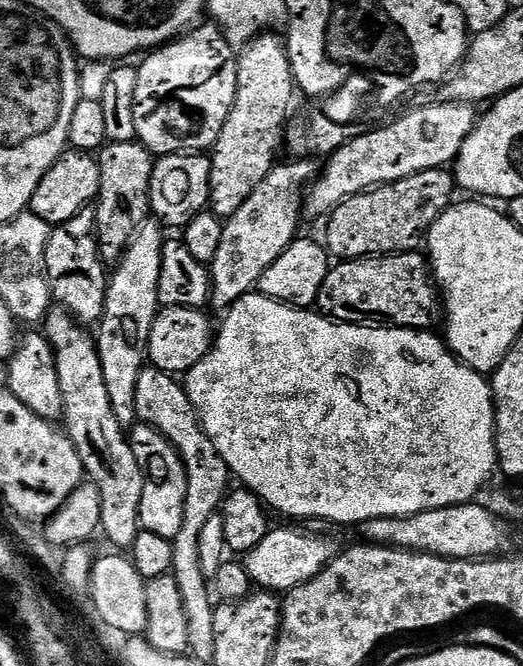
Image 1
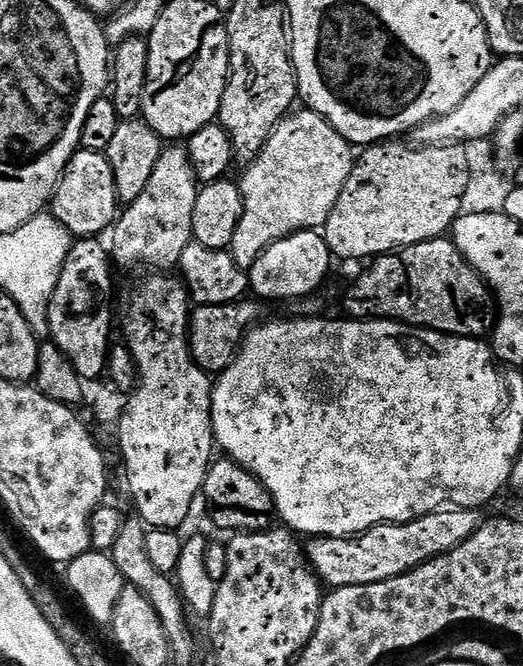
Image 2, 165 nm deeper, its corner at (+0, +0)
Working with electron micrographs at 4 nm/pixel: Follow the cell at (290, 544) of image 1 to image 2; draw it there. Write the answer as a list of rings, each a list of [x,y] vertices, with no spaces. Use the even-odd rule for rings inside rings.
[[[445,506],[417,520],[379,524],[356,536],[314,536],[306,544],[308,567],[316,573],[321,585],[329,589],[386,582],[454,550],[454,546],[462,546],[462,542],[480,528],[480,515],[475,508]]]

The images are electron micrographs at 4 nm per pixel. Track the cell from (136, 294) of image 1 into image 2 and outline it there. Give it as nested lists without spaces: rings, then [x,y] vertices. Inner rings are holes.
[[[165,147],[158,158],[158,166],[154,166],[154,175],[146,182],[146,190],[117,215],[110,229],[110,252],[115,263],[145,264],[148,270],[175,269],[182,258],[182,250],[193,243],[197,191],[198,181],[188,161],[187,147]]]

